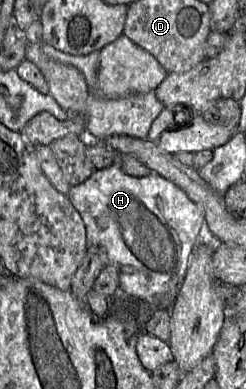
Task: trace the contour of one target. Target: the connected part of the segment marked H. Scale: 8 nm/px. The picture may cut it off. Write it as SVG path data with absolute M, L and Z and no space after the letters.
M109 167L105 169L96 169L86 181L71 187L67 193L67 198L79 212L84 222L88 249L98 248L102 250L105 253L108 265L114 265L119 270L119 292L121 294L135 300L148 300L157 295L172 295L175 297L176 294L178 294L186 276L191 257L203 235L203 226L205 222L203 211L188 198L182 189L155 172L145 177L132 177L125 174L121 168Z

